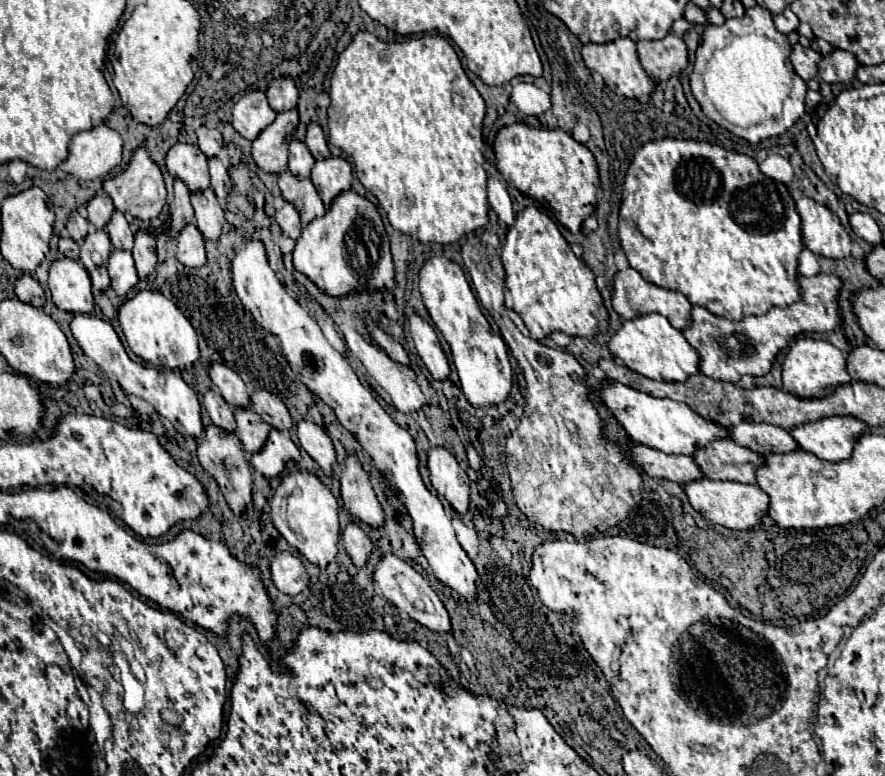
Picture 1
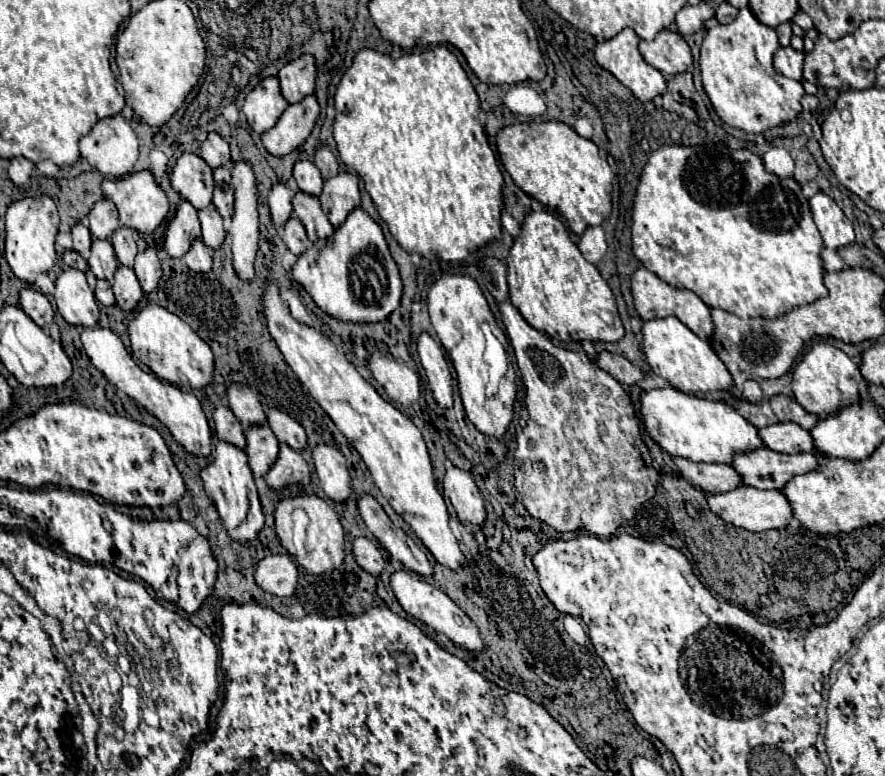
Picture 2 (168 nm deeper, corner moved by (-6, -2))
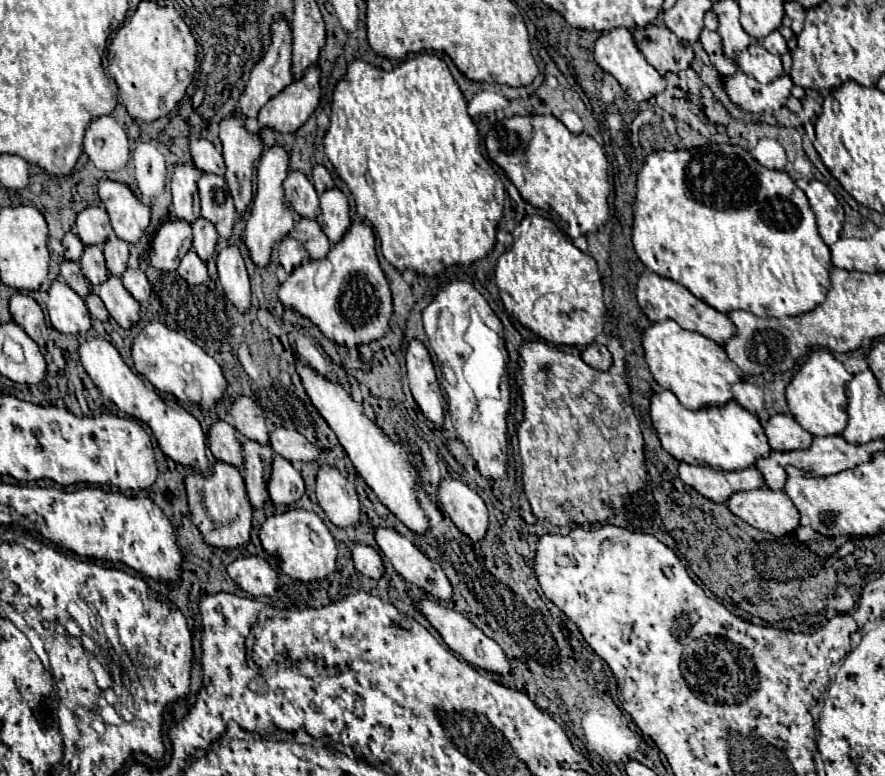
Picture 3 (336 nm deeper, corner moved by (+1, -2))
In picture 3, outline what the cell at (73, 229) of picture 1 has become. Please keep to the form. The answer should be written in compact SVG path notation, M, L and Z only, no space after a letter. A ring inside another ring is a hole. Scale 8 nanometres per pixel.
M65 233L63 247L65 247L65 259L69 259L69 261L79 261L79 257L85 249L85 245L81 243L81 239L75 233Z

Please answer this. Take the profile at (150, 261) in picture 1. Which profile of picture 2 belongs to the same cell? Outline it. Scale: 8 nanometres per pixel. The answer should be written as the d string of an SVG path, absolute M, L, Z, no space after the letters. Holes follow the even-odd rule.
M146 247L146 249L138 251L134 271L136 271L136 277L138 277L144 293L150 293L162 277L162 265L160 265L156 247Z

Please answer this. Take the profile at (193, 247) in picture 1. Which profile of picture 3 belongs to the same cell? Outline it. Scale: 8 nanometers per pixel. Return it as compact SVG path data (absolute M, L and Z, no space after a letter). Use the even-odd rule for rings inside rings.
M189 251L179 265L179 275L189 283L189 285L201 285L207 281L207 267L205 263L197 257L197 253Z

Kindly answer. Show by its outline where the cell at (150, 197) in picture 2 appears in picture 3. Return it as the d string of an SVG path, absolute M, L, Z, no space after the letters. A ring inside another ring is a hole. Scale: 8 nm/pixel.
M109 179L99 181L99 197L109 213L115 235L127 243L137 243L149 225L149 207L127 185Z

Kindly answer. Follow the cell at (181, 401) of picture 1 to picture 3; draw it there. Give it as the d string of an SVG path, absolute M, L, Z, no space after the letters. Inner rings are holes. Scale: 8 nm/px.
M87 339L81 347L79 347L79 355L81 355L81 363L87 371L87 375L91 377L91 381L99 387L99 391L113 401L123 413L143 421L145 425L149 425L149 429L153 431L153 437L159 445L159 449L173 459L179 465L185 467L193 467L199 471L207 471L209 469L209 459L207 459L207 447L205 447L205 433L199 425L199 421L189 415L179 403L175 401L167 401L149 385L145 385L141 375L135 375L127 363L121 359L119 351L105 339Z

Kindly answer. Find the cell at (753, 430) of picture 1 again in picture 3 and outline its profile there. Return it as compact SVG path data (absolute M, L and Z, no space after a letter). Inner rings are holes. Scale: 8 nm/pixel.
M773 415L765 427L769 445L773 451L795 451L809 449L813 435L807 433L791 415Z

